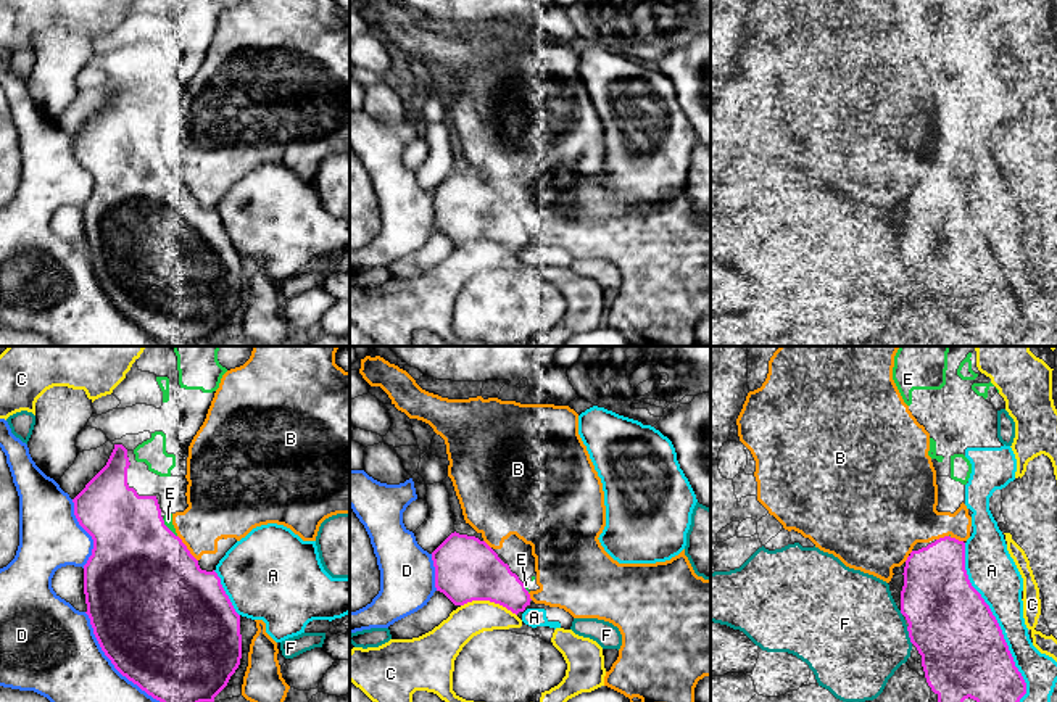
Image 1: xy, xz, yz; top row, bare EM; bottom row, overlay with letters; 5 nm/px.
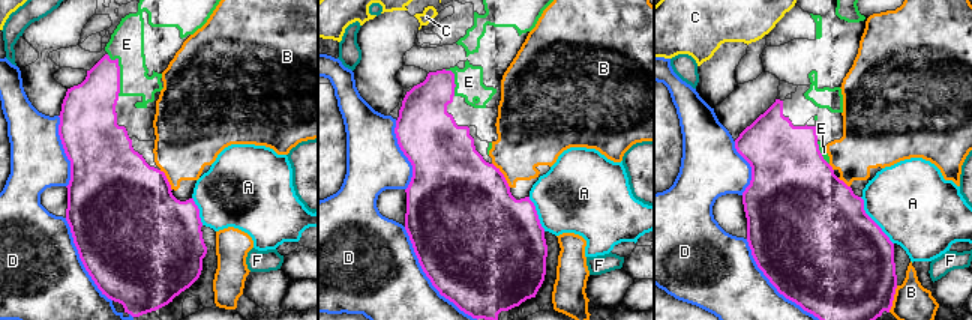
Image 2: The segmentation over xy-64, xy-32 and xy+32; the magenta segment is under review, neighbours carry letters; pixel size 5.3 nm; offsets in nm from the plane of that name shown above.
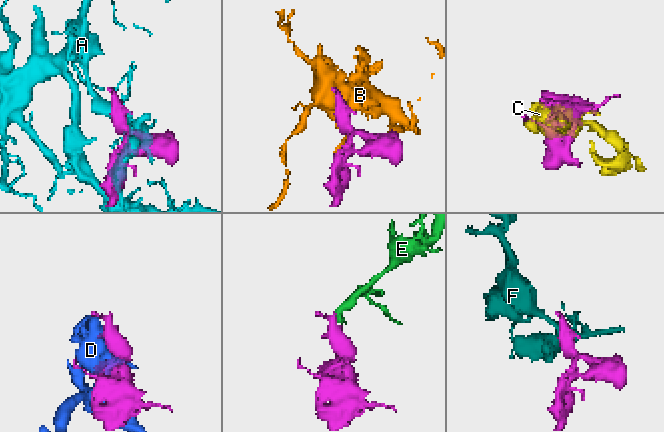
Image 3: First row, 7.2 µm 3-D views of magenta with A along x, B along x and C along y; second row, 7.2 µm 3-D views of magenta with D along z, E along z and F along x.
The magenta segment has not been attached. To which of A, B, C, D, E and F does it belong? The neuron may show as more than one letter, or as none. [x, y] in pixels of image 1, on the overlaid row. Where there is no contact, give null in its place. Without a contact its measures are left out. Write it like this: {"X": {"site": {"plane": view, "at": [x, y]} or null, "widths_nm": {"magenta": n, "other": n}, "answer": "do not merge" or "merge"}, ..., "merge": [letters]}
{"A": {"site": {"plane": "yz", "at": [996, 622]}, "widths_nm": {"magenta": 440, "other": 240}, "answer": "do not merge"}, "B": {"site": {"plane": "yz", "at": [949, 536]}, "widths_nm": {"magenta": 320, "other": 300}, "answer": "do not merge"}, "C": {"site": {"plane": "xz", "at": [489, 599]}, "widths_nm": {"magenta": 320, "other": 160}, "answer": "do not merge"}, "D": {"site": {"plane": "xy", "at": [111, 662]}, "widths_nm": {"magenta": 500, "other": 400}, "answer": "do not merge"}, "E": {"site": {"plane": "xy", "at": [168, 528]}, "widths_nm": {"magenta": 500, "other": 50}, "answer": "merge"}, "F": {"site": {"plane": "yz", "at": [909, 635]}, "widths_nm": {"magenta": 420, "other": 480}, "answer": "do not merge"}, "merge": ["E"]}

